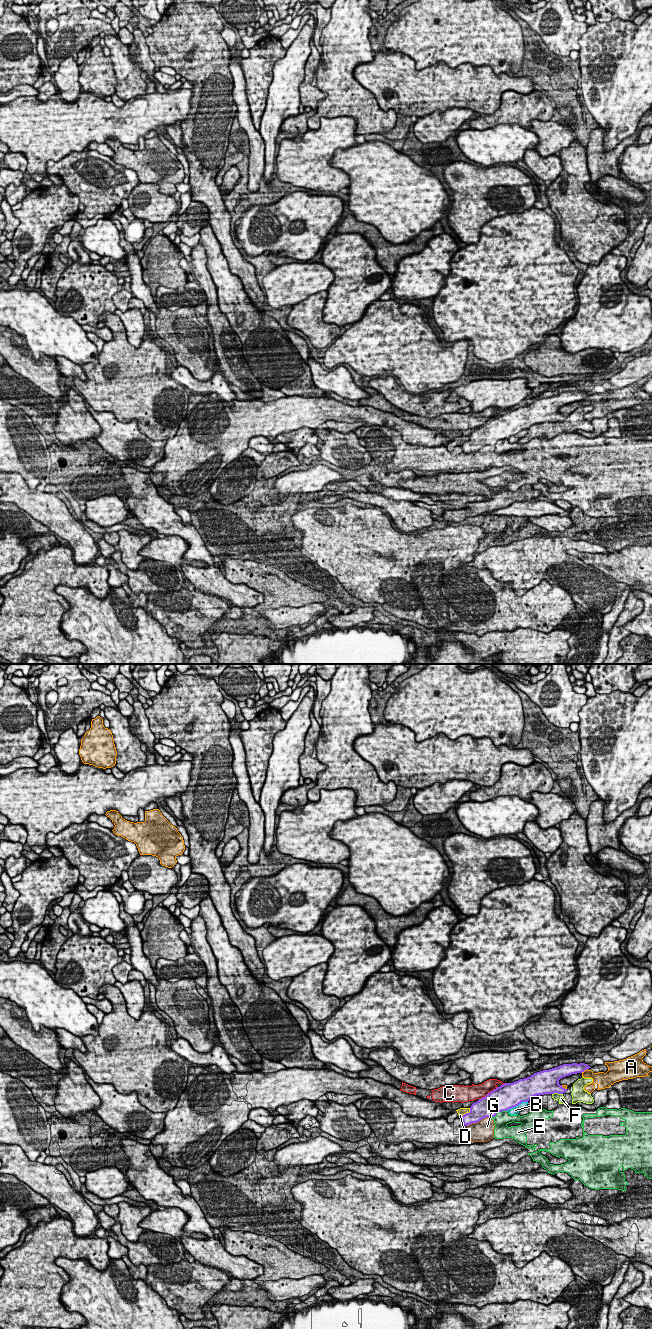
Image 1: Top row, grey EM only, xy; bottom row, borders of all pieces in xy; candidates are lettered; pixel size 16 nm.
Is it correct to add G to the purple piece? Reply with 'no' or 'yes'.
no

